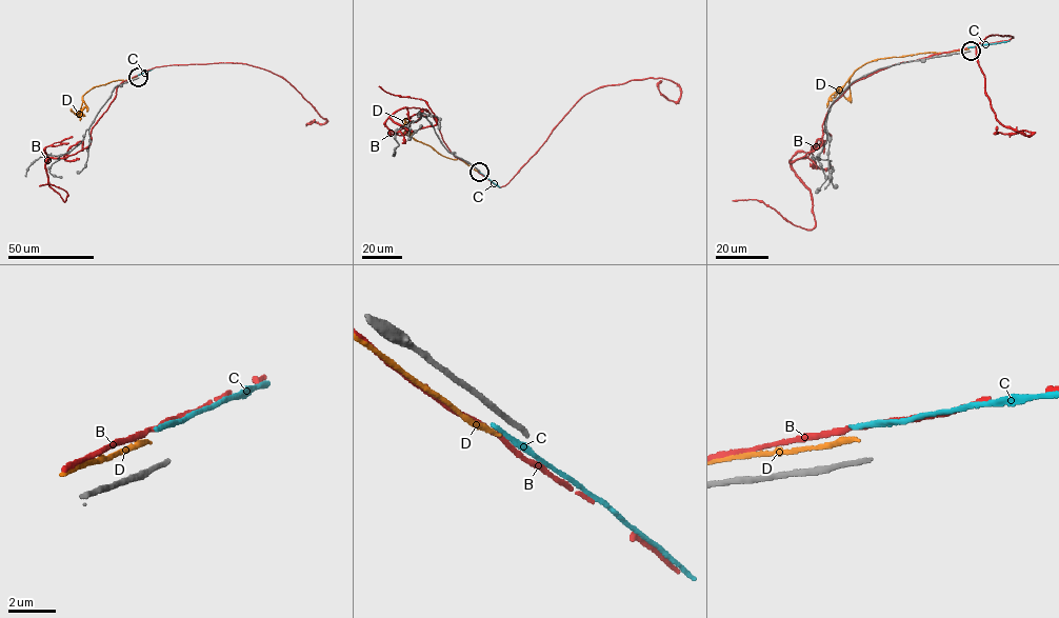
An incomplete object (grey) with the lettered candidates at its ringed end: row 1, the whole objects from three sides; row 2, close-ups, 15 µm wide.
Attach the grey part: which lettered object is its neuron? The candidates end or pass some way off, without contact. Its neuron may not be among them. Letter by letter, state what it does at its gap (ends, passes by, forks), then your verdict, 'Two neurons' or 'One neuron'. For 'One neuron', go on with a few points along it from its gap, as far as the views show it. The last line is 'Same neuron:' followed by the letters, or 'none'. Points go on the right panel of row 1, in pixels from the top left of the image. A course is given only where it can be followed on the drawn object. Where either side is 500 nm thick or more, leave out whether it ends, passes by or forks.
B: It passes by. Two neurons
C: It ends there. Two neurons
D: It ends there. Two neurons
Same neuron: none

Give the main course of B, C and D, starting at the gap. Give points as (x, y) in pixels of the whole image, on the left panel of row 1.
B: (137, 75), (117, 87), (92, 128), (88, 145), (46, 159), (48, 184), (66, 200), (62, 188), (39, 185)
C: (138, 75), (152, 68)
D: (137, 76), (90, 90), (82, 97), (86, 106), (79, 120)

